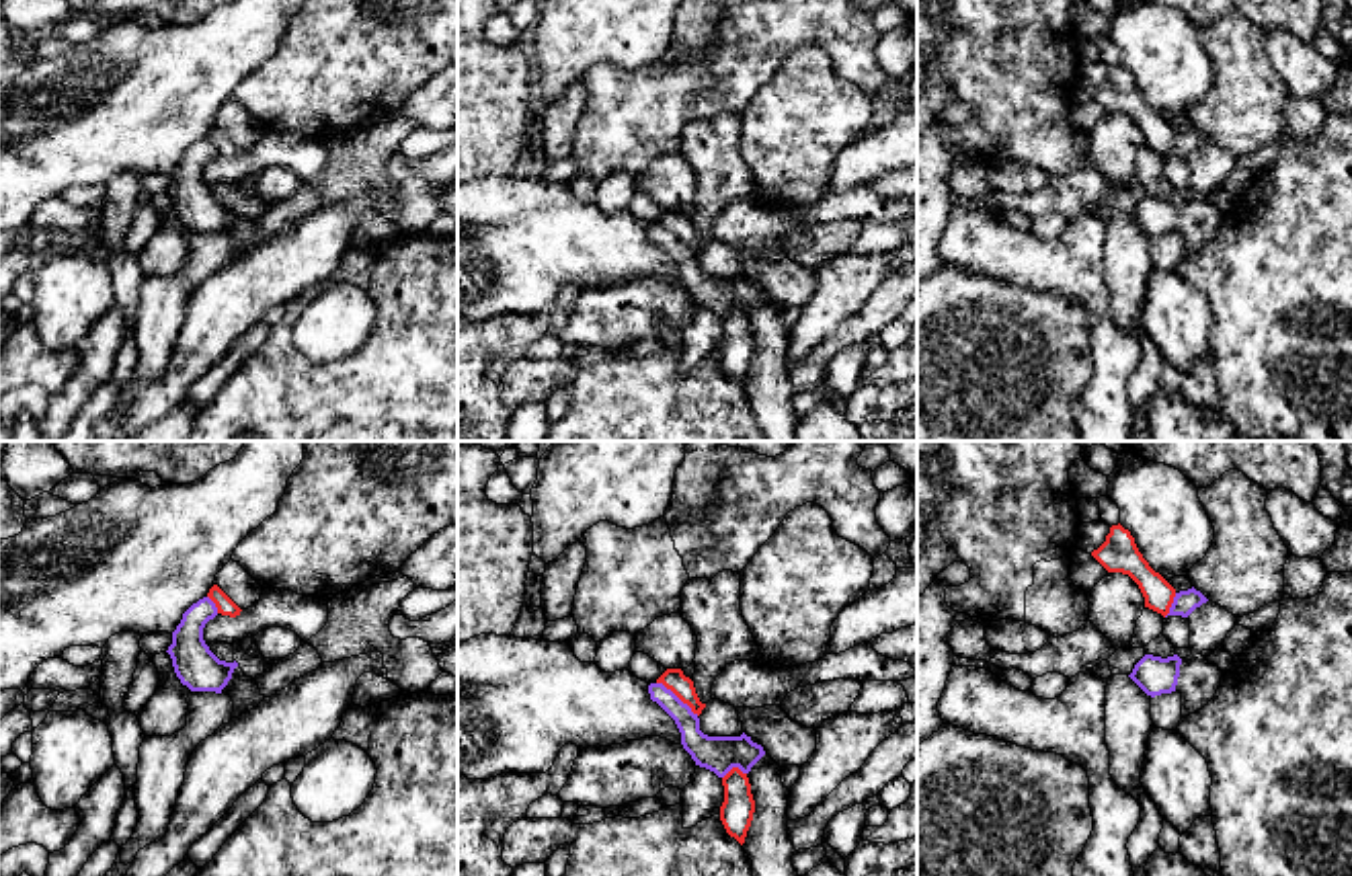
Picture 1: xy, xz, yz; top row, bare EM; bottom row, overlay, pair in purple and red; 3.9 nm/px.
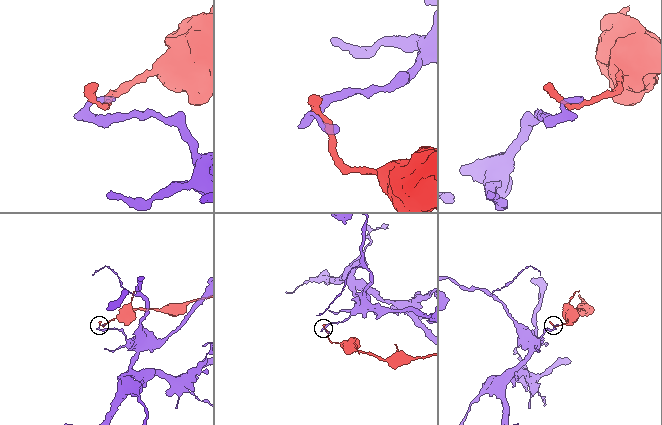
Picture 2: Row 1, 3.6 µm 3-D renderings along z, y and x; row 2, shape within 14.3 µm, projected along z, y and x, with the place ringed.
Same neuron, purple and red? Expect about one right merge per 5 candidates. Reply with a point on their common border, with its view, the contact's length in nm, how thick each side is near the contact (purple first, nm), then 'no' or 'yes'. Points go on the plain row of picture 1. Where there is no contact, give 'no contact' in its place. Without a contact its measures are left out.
meets purple in xz at (676, 236); contact 220 nm long; 120 nm thick on the purple side, 90 nm on the other; no

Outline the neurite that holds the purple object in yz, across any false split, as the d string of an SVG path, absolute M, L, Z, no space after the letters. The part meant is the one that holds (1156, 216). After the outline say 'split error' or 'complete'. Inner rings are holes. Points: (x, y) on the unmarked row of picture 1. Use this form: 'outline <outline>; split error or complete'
outline M1145 195L1128 215L1147 236L1176 232L1182 199L1178 195L1161 199Z; complete

